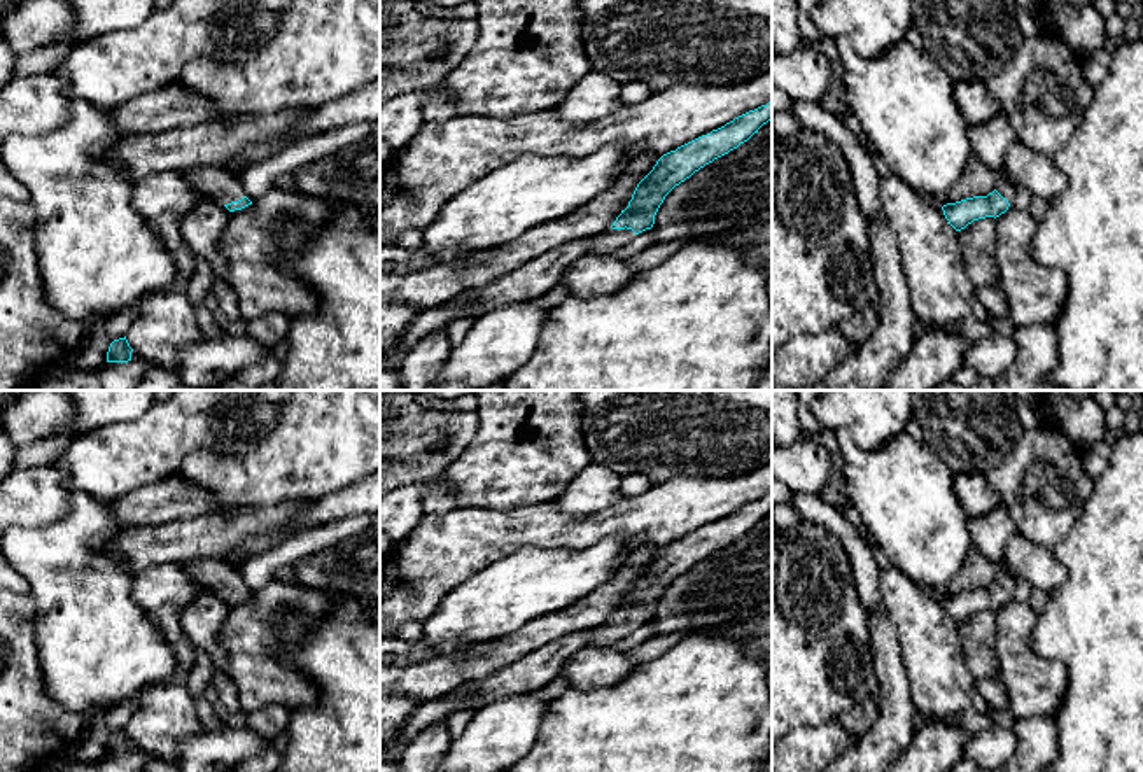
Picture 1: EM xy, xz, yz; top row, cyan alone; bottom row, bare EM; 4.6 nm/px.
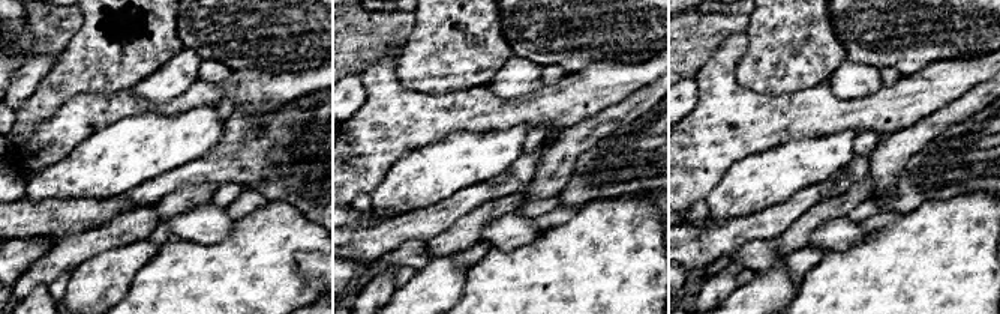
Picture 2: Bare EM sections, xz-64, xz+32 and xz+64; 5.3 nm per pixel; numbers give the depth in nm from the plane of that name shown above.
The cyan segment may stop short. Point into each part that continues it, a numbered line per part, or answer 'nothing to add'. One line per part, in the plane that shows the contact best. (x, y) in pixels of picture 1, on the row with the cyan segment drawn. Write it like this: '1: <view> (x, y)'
1: xz (604, 242)

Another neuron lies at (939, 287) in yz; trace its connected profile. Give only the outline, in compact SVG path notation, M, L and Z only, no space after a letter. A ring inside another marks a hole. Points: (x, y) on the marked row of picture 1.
M893 173L880 177L879 200L898 243L910 308L915 319L950 324L973 317L987 322L991 313L980 303L978 289L964 270L956 229L945 219L943 210Z

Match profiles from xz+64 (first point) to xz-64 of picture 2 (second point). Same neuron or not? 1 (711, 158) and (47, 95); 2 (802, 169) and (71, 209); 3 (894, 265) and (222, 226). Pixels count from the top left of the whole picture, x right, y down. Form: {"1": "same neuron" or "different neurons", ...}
{"1": "different neurons", "2": "different neurons", "3": "different neurons"}

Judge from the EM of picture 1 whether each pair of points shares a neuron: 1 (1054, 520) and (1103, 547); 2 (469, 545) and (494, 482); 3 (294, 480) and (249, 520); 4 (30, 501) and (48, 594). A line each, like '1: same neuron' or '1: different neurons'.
1: different neurons
2: different neurons
3: different neurons
4: different neurons

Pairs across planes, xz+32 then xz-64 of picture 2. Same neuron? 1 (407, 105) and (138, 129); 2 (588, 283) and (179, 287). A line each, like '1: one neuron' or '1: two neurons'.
1: two neurons
2: one neuron

